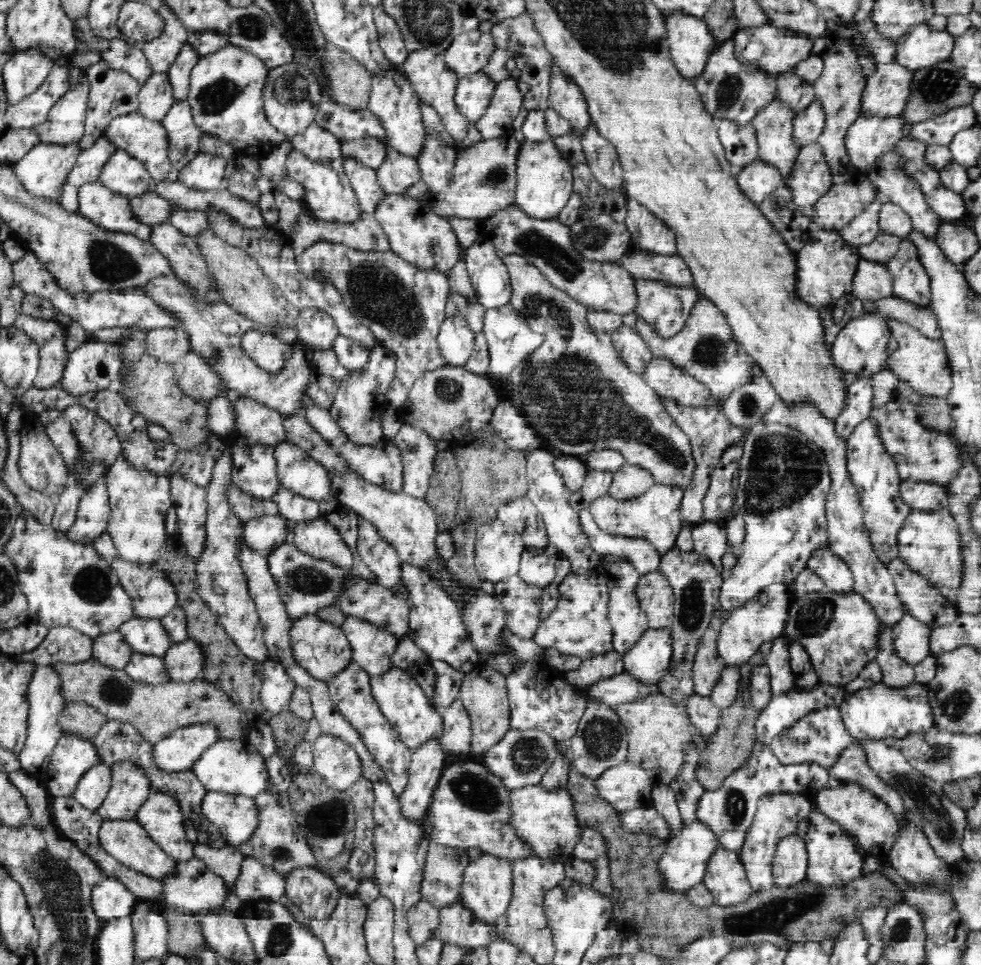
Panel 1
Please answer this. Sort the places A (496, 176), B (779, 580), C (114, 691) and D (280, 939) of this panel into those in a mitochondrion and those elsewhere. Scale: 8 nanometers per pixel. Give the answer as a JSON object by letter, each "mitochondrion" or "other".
{"A":"mitochondrion","B":"other","C":"mitochondrion","D":"mitochondrion"}

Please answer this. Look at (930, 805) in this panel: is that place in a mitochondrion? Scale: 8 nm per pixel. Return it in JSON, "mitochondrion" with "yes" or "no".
{"mitochondrion":"yes"}

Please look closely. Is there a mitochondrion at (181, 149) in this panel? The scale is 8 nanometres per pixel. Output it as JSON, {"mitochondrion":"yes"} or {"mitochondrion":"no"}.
{"mitochondrion":"yes"}

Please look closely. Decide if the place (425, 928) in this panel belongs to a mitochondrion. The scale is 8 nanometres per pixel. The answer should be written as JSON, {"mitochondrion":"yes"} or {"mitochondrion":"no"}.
{"mitochondrion":"no"}

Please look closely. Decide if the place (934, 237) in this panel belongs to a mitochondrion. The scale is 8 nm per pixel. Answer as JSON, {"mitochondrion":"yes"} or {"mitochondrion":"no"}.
{"mitochondrion":"no"}

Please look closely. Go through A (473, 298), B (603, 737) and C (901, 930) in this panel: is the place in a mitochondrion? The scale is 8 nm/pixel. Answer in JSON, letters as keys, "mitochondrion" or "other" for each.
{"A":"other","B":"mitochondrion","C":"mitochondrion"}

